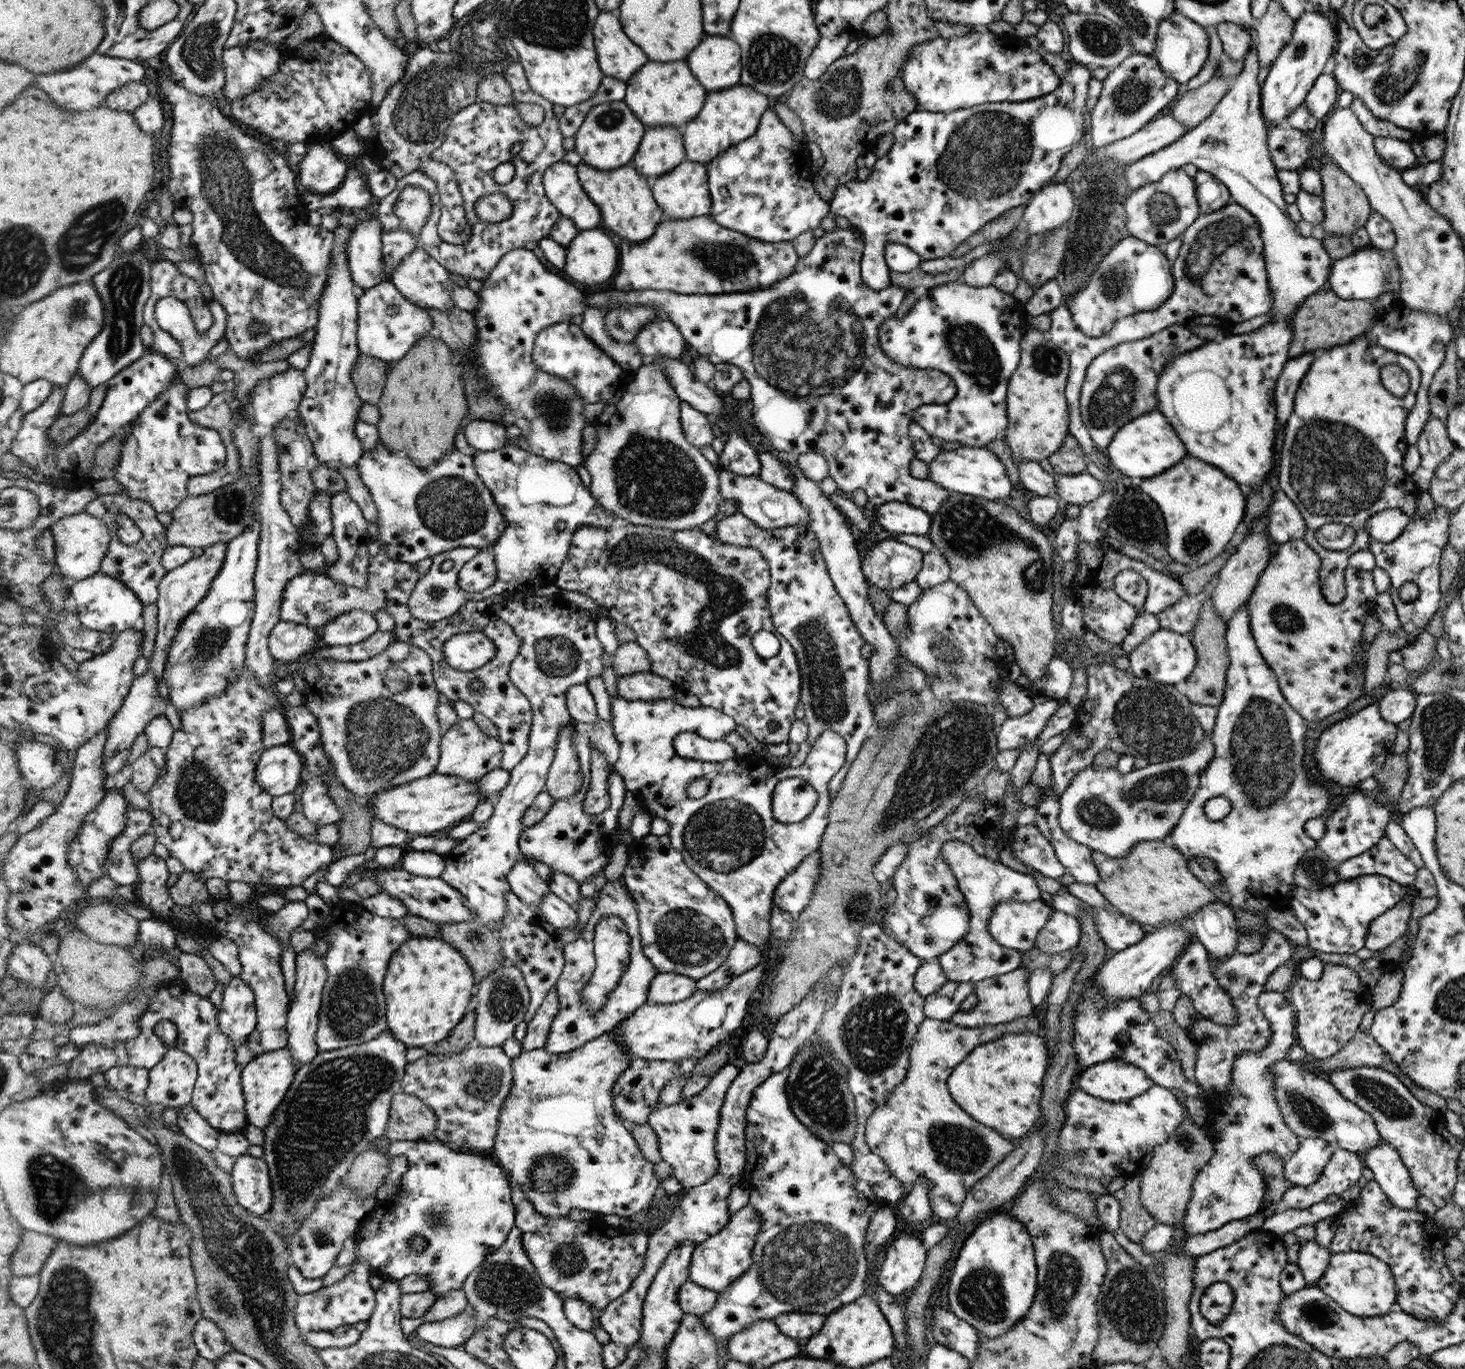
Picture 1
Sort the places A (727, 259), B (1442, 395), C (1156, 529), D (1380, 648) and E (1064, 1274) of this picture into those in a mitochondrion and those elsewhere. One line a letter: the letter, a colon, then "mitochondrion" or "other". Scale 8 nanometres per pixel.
A: mitochondrion
B: other
C: mitochondrion
D: other
E: mitochondrion

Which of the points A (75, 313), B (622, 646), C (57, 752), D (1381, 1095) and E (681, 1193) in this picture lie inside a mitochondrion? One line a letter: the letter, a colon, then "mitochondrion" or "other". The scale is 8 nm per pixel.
A: mitochondrion
B: other
C: other
D: mitochondrion
E: other

